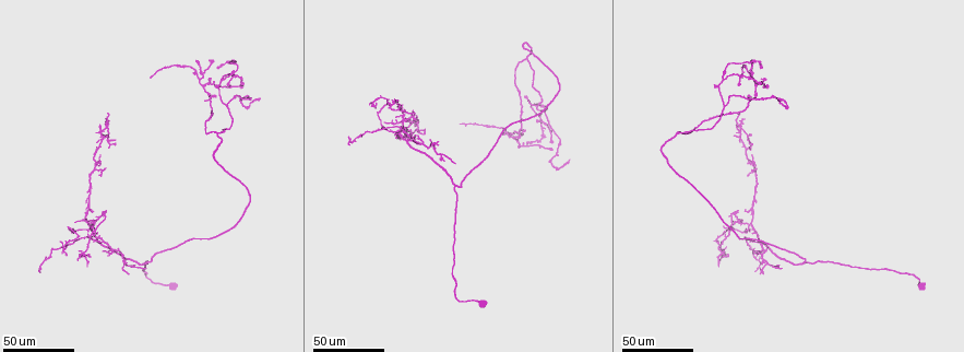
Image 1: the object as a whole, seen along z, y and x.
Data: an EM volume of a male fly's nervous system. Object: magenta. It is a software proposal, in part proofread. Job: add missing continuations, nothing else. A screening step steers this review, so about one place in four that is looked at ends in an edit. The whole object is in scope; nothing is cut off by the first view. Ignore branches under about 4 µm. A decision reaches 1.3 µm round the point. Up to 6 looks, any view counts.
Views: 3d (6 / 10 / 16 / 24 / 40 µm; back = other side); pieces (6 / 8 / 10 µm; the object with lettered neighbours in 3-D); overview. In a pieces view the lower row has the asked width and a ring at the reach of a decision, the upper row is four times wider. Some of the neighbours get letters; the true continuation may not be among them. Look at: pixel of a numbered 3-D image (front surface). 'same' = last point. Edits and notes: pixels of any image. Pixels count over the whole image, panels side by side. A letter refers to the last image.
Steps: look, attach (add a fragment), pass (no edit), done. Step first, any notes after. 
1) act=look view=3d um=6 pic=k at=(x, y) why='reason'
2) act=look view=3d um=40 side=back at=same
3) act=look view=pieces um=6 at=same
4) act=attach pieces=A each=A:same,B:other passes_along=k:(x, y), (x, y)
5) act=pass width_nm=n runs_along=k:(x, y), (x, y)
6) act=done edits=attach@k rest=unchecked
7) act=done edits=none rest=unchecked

act=look view=3d um=40 pic=1 at=(150, 79) why='branch stops here'

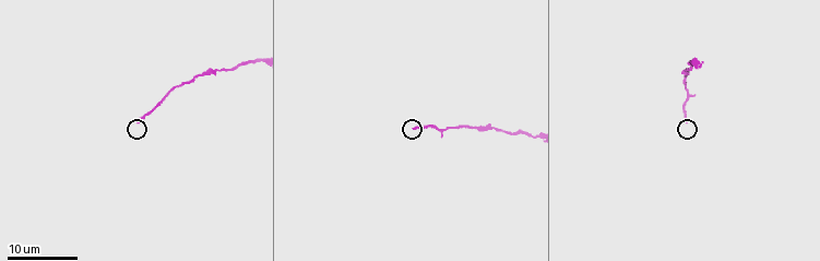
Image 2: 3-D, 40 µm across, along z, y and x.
act=look view=3d um=10 pic=2 at=(139, 122)

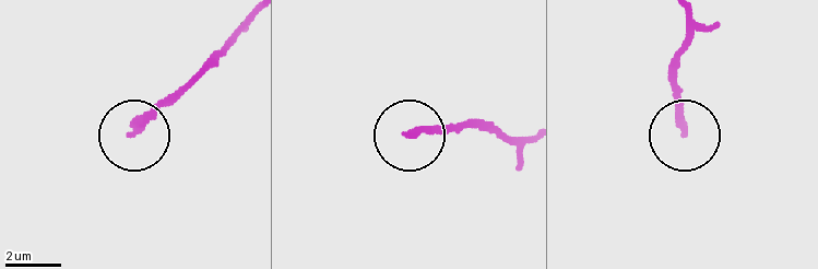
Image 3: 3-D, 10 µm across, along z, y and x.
act=look view=pieces um=8 pic=3 at=(408, 135) why='see the neighbours'

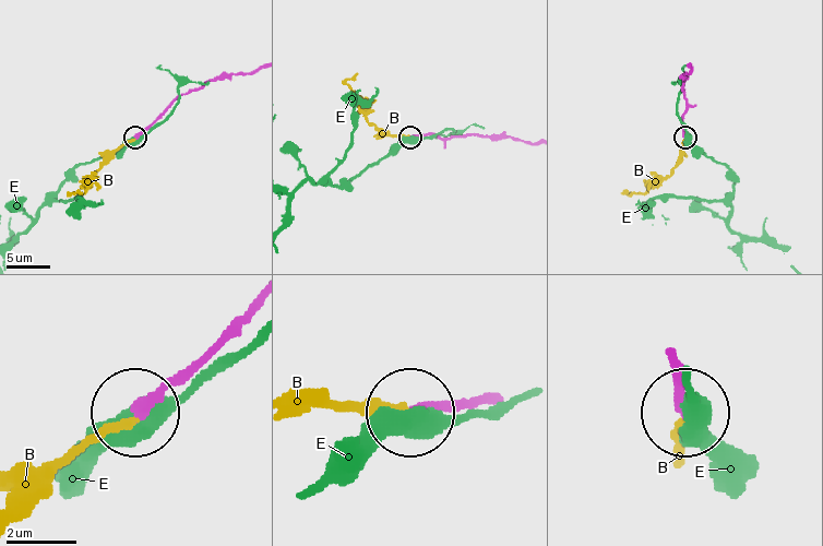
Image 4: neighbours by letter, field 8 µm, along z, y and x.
act=attach pieces=B each=B:same,E:other passes_along=4:(677, 356), (686, 457) found='the neuron continues'

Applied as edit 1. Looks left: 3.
act=look view=overview

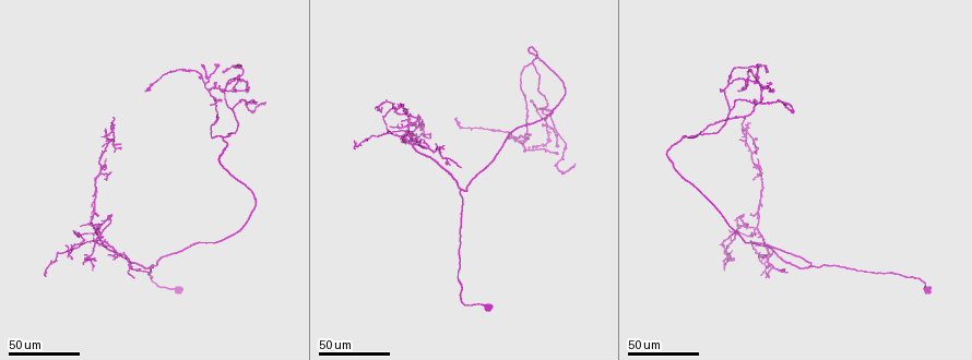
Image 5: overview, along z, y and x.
act=look view=3d um=40 pic=5 at=(148, 89) why='free end'

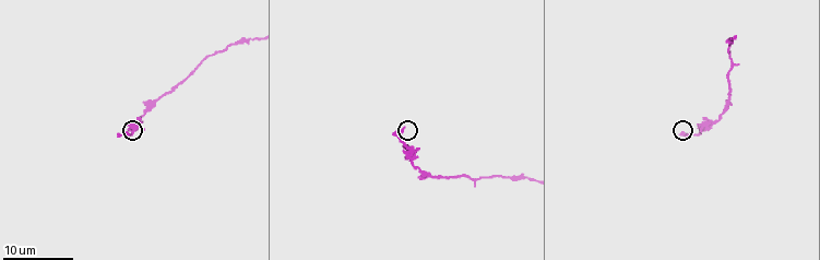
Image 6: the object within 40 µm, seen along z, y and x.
act=look view=pieces um=8 pic=6 at=(680, 133)

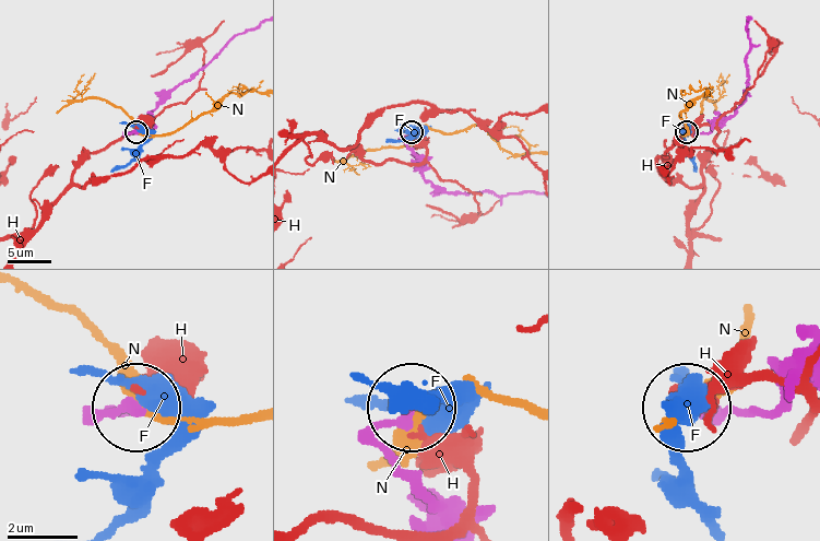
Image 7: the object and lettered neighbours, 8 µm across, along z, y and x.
act=pass each=F:other,H:other,N:other found='none of them fits'

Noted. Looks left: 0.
act=done edits=attach@4 rest=unchecked

